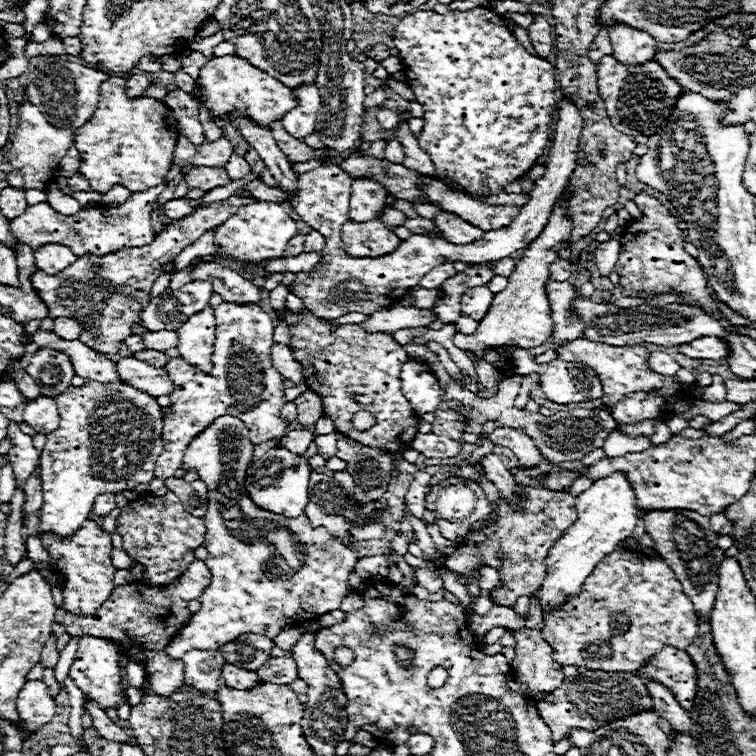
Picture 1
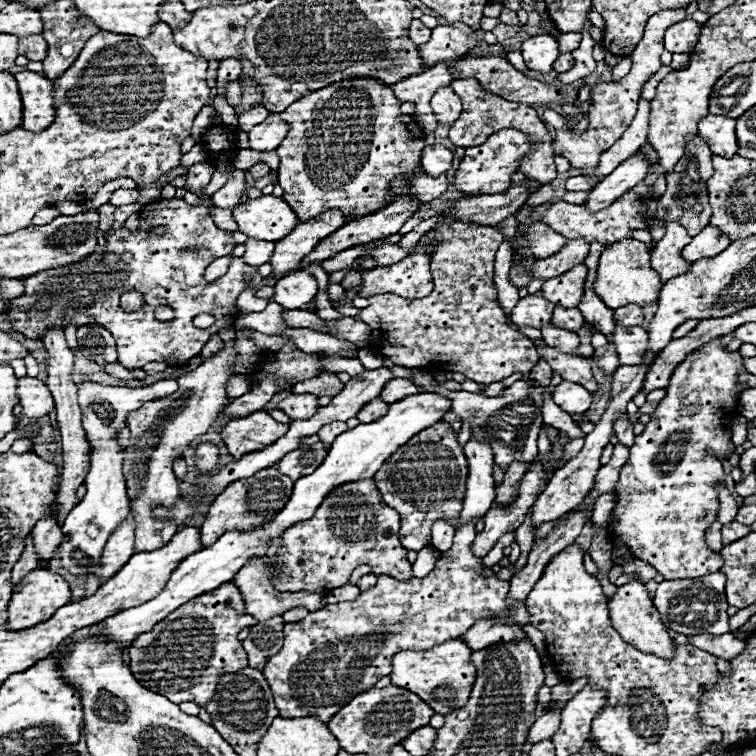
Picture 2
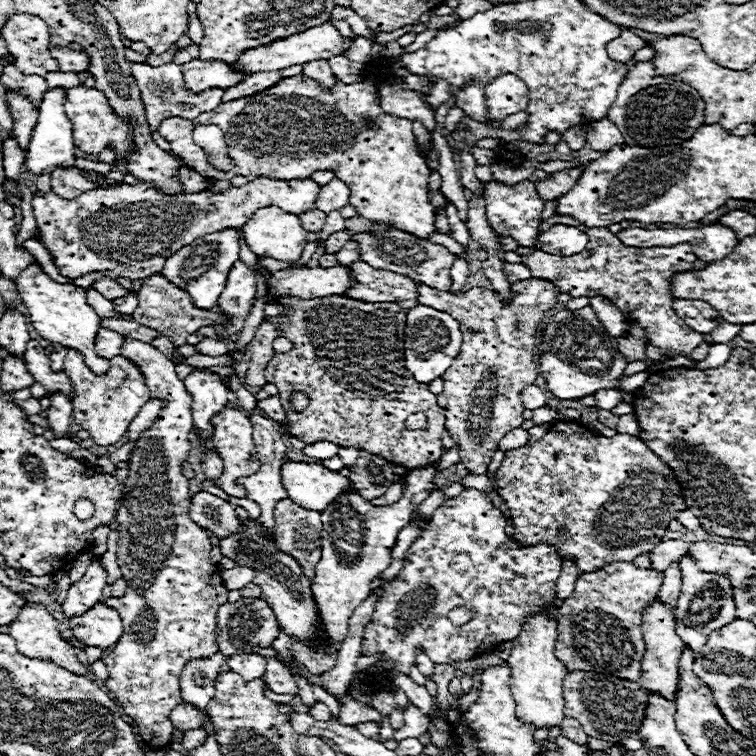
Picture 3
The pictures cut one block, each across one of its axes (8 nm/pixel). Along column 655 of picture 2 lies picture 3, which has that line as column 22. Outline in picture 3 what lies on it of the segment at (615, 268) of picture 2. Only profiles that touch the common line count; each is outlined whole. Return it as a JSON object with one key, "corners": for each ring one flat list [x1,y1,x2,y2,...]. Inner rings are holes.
{"corners":[[30,264,24,272,20,272,20,276,14,280,14,284,16,284,18,298,28,308,30,322,34,324,40,338,44,338,52,344,62,344,66,348,76,348,78,352,82,352,88,368,92,368,96,374,102,374,108,370,110,360,100,358,94,352,94,338,100,328,100,318,94,312,94,308,86,302,86,292,88,292,86,288,80,288,74,282,58,284,52,278,48,278,40,270,38,264]]}

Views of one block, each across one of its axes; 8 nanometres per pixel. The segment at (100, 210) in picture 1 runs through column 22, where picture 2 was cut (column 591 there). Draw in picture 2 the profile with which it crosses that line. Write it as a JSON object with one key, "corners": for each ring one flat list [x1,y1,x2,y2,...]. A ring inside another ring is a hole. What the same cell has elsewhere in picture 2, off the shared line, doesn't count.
{"corners":[[626,192,622,198,618,198,612,206,600,210,600,212,588,212,584,206,578,204,568,204,568,202,556,202,546,214,544,214,544,222,554,228,556,232,560,232,566,238,576,238,580,236,582,240,592,242,602,242,604,246,614,244,616,240,624,240,630,238,632,230,644,230,646,228,646,204,644,200,634,194,634,192]]}

